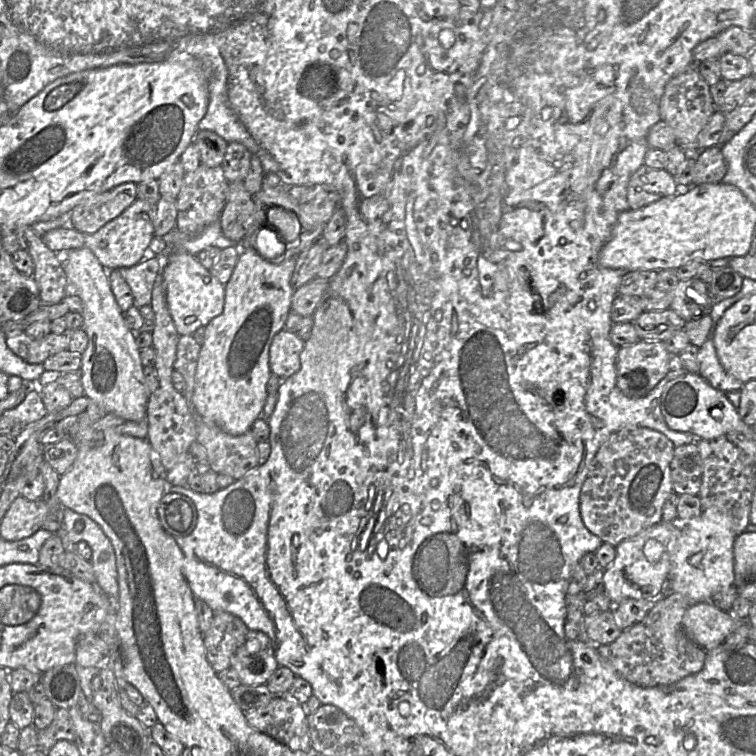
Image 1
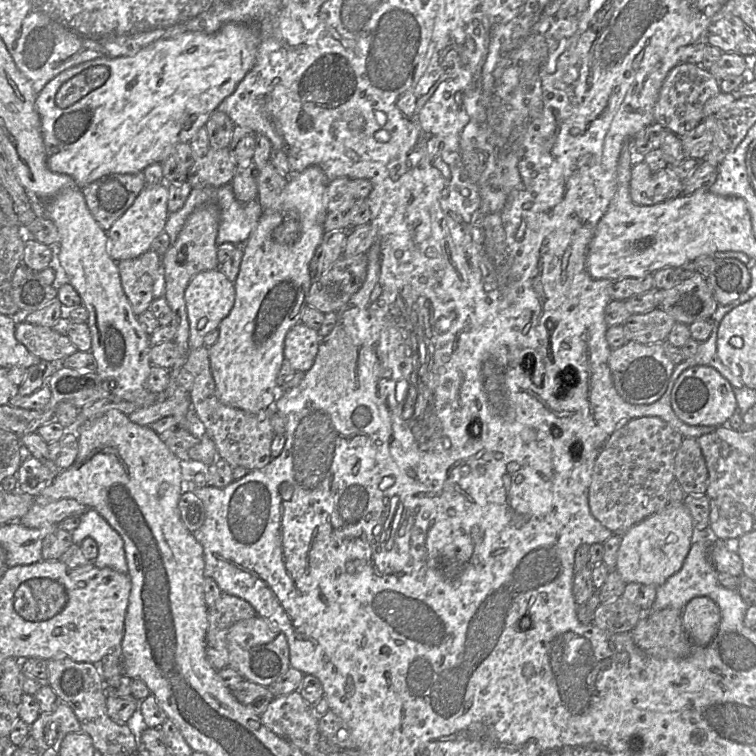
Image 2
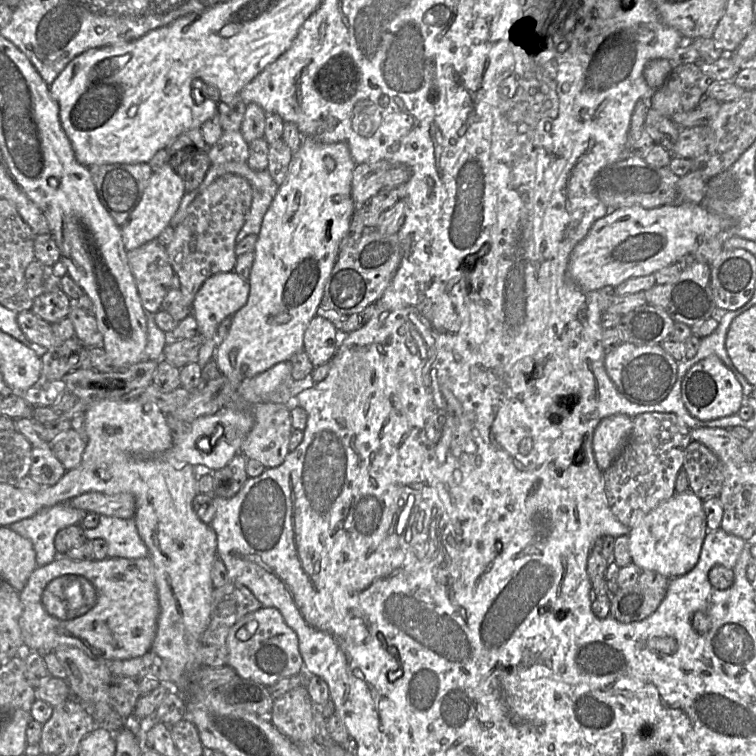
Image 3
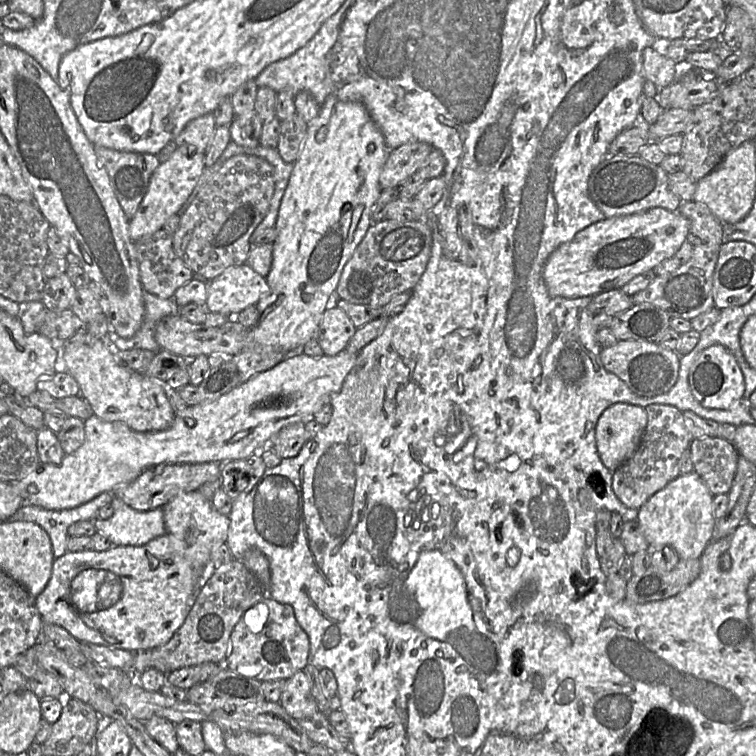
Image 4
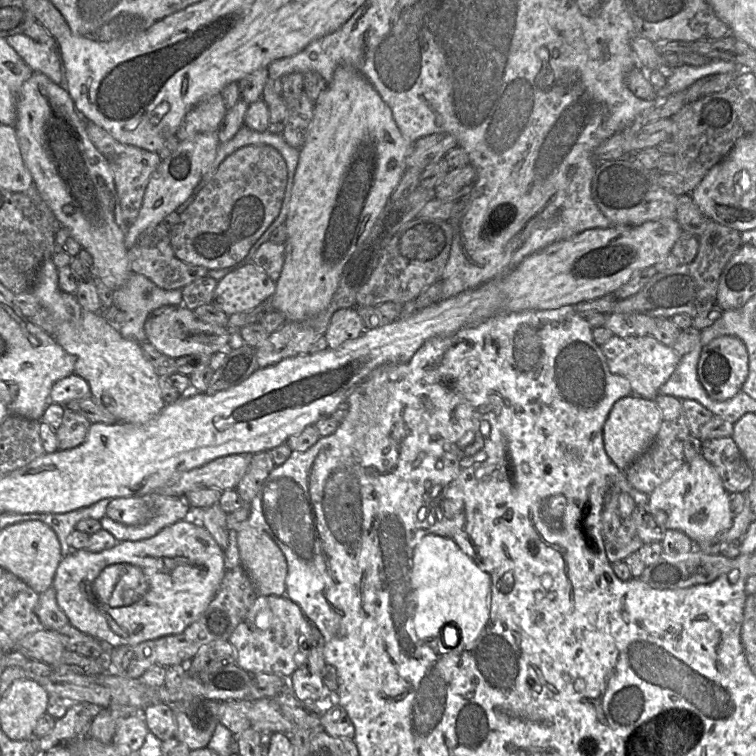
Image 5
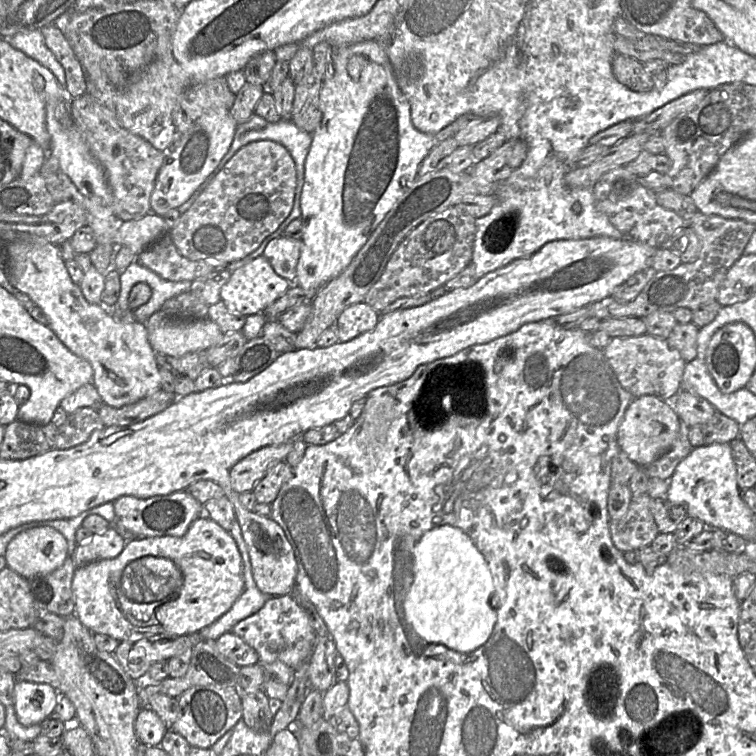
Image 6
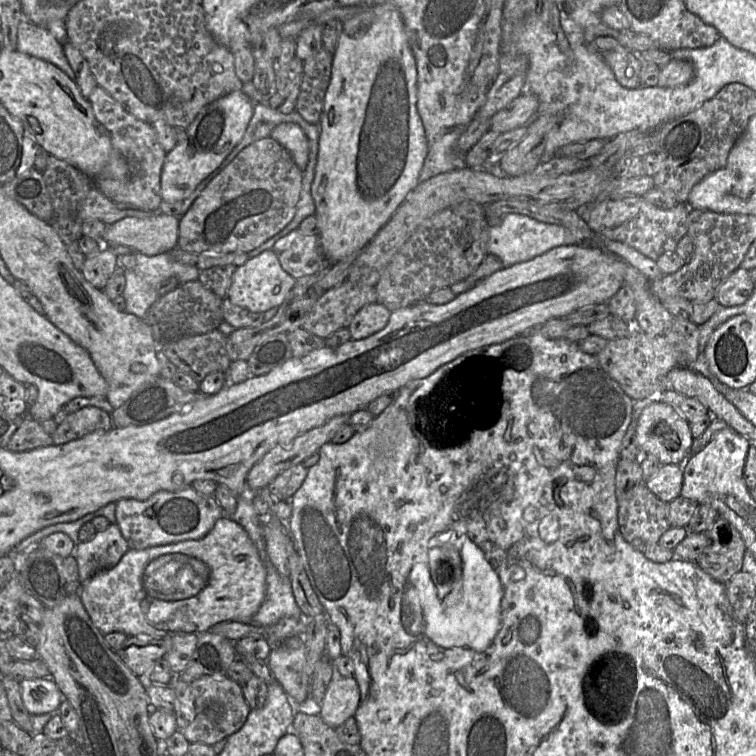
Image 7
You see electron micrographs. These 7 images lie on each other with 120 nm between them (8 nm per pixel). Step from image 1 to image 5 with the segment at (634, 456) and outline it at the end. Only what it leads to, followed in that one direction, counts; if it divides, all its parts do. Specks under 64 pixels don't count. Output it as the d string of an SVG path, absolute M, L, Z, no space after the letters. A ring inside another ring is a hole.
M658 395L655 402L661 412L661 427L651 446L640 455L626 470L624 476L628 484L635 490L651 494L658 486L667 481L684 463L683 448L690 435L687 419L680 399Z

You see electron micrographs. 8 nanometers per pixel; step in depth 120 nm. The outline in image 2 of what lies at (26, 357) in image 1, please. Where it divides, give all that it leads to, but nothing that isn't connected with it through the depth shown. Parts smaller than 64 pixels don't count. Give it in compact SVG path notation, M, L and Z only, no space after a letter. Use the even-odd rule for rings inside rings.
M23 320L16 325L15 338L32 354L47 362L63 360L78 351L67 335Z

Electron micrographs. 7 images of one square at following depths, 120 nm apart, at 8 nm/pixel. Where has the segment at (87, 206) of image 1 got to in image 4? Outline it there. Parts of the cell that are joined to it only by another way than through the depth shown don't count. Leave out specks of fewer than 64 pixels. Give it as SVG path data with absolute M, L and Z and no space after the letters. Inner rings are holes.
M95 146L101 165L107 171L114 194L130 220L144 198L150 178L160 162L156 155L124 152Z

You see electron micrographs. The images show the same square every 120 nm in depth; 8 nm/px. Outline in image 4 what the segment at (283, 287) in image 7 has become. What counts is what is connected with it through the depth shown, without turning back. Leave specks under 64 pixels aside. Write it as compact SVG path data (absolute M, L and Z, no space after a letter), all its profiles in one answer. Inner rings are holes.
M249 265L226 269L208 283L205 308L208 312L236 315L267 294L266 279Z

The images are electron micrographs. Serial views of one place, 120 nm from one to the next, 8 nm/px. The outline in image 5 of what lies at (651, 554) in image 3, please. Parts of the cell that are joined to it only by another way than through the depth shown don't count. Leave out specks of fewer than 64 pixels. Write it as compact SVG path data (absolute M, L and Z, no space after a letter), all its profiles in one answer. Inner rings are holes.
M701 454L690 461L684 461L667 481L648 496L648 505L667 515L664 528L684 532L694 544L728 530L735 516L730 507L729 493L719 474Z

